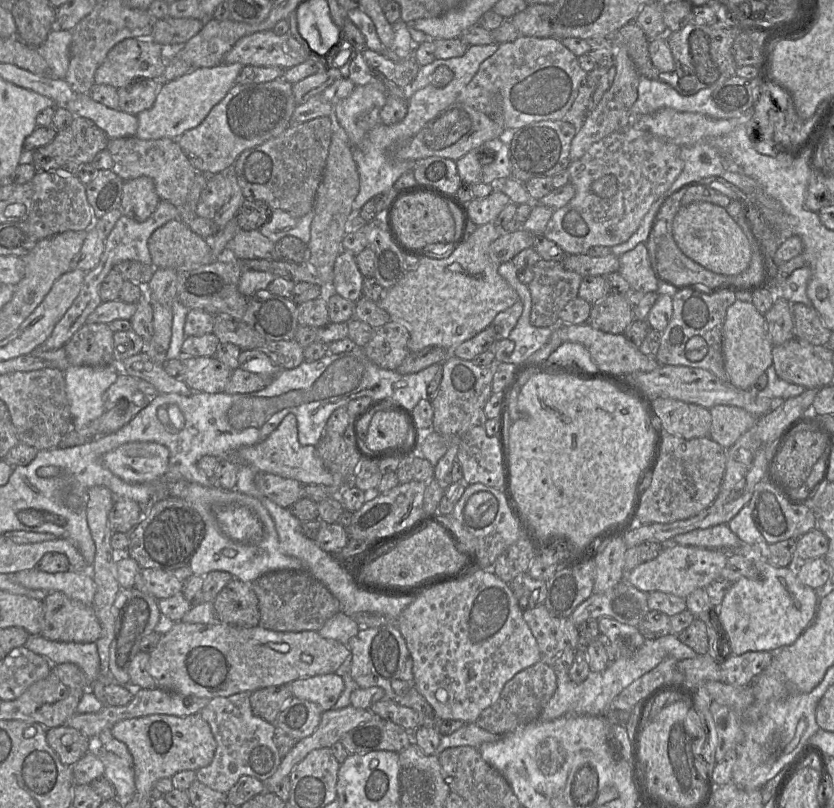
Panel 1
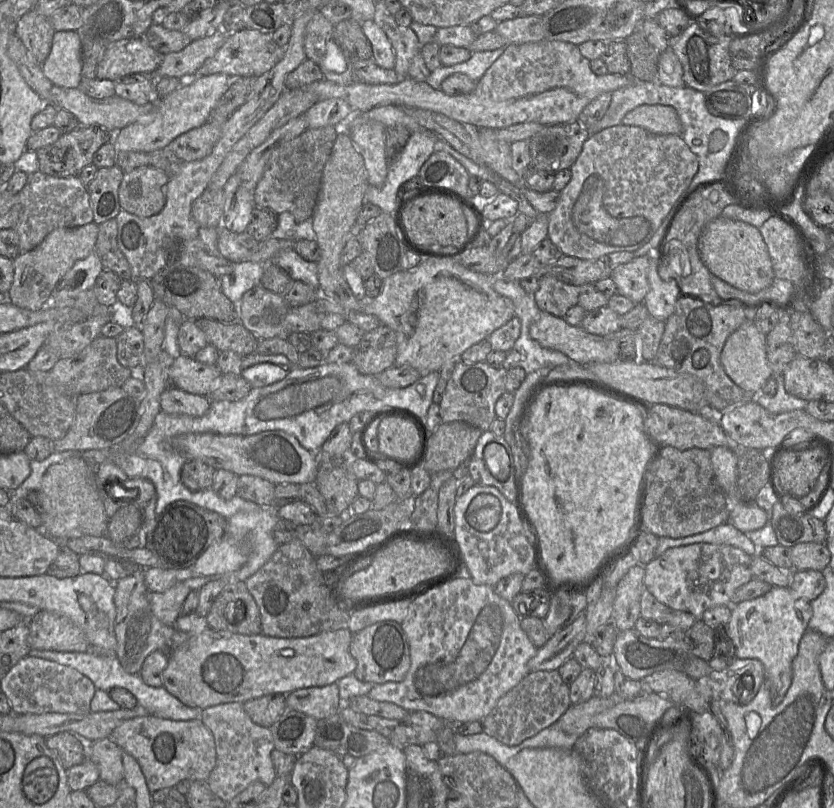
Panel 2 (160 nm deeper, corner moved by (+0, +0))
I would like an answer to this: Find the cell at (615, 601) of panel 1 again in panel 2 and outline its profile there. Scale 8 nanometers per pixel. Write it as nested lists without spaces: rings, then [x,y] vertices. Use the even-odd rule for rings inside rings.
[[[584,611],[570,625],[558,631],[528,661],[528,672],[557,670],[572,657],[575,648],[586,637]]]

